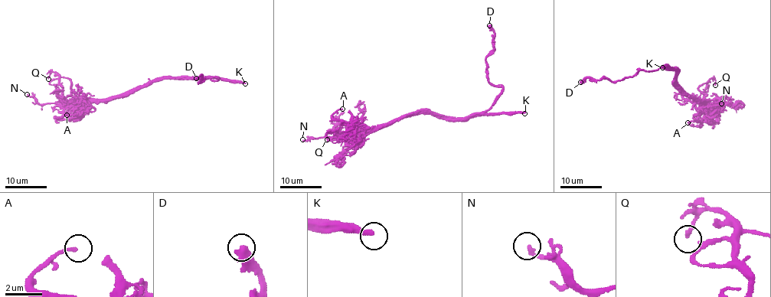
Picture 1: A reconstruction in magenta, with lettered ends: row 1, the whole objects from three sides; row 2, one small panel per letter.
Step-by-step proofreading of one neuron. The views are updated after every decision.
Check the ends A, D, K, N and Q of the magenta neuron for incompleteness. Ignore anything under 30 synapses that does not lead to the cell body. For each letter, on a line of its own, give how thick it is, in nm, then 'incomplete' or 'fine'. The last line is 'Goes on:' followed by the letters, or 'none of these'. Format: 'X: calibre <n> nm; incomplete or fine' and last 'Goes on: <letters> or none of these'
A: calibre 130 nm; fine
D: calibre 400 nm; incomplete
K: calibre 280 nm; incomplete
N: calibre 200 nm; fine
Q: calibre 240 nm; fine
Goes on: D, K

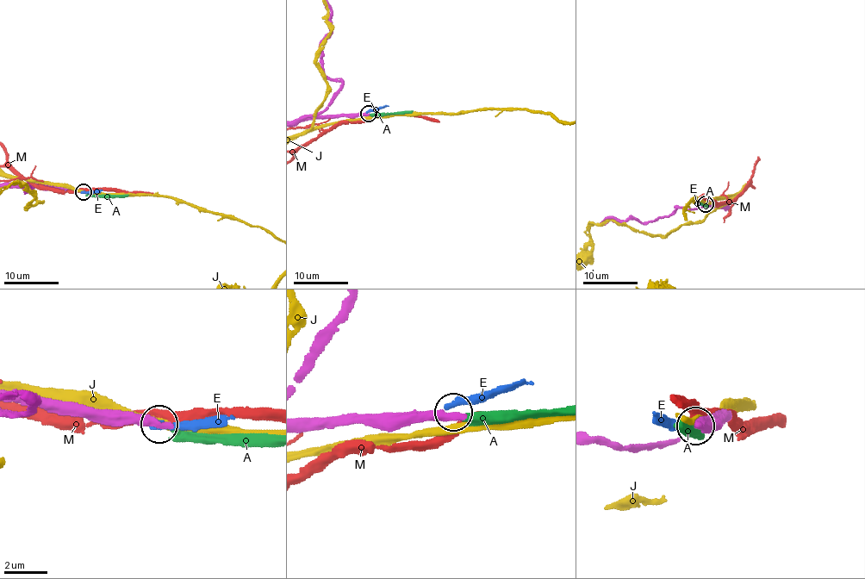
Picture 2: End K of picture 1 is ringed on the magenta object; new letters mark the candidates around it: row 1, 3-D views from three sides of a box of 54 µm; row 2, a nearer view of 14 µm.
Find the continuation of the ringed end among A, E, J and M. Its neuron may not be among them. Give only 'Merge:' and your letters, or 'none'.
Merge: none

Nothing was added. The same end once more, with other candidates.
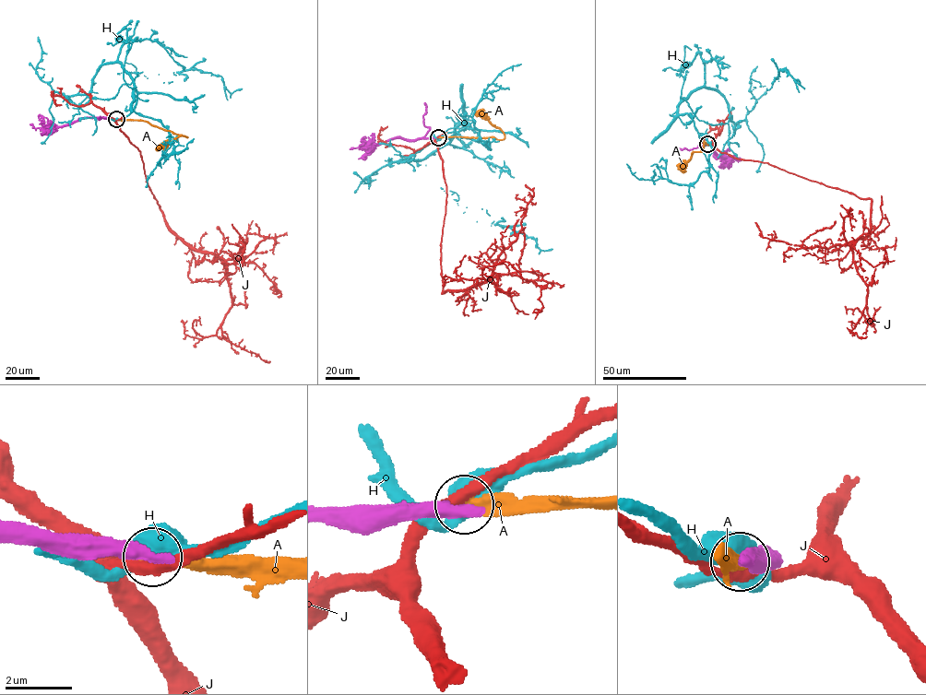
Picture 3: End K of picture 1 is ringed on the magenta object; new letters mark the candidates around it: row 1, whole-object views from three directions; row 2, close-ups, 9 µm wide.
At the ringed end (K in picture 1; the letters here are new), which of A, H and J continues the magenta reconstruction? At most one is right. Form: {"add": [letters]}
{"add": ["A"]}

